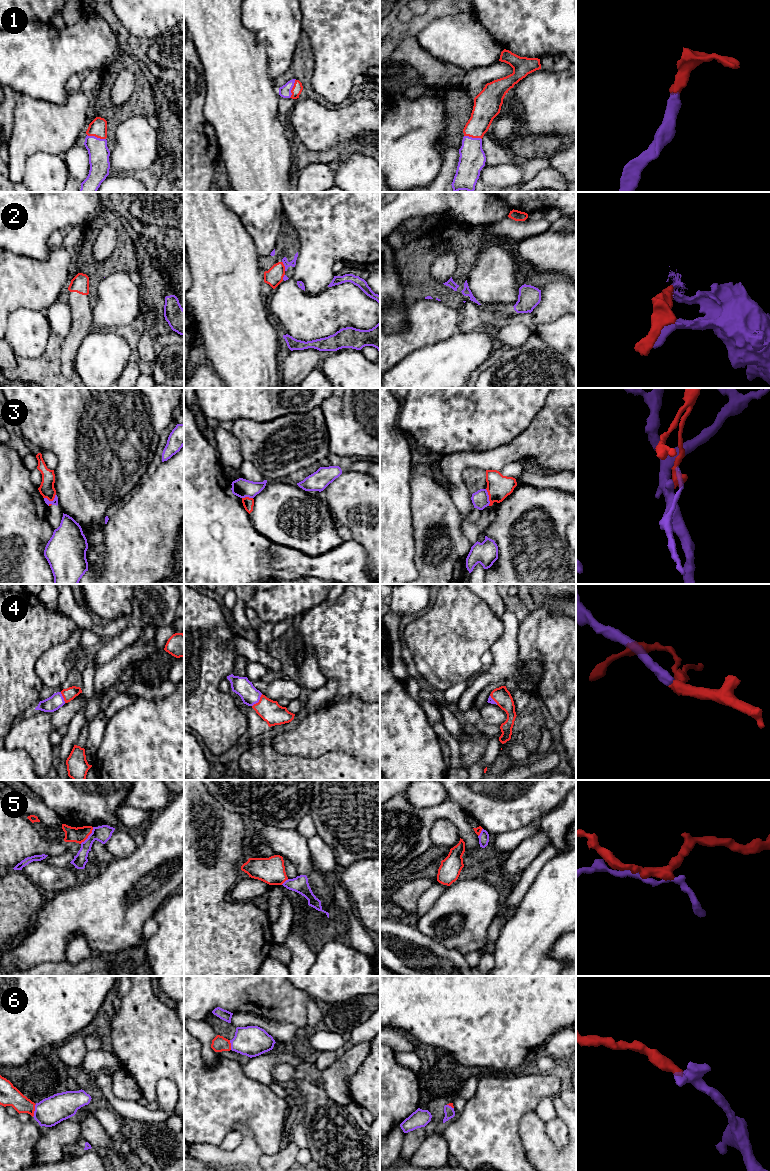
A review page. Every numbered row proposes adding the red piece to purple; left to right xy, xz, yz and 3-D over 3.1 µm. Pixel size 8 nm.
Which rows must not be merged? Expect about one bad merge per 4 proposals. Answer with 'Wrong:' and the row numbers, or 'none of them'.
Wrong: 2, 3, 5

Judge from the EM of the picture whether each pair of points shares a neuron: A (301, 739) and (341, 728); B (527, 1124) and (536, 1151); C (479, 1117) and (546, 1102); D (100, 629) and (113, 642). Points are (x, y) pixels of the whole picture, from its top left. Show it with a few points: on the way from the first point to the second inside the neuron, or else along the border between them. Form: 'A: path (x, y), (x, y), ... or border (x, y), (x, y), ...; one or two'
A: path (311, 738), (331, 728); one
B: path (532, 1131), (536, 1144); one
C: border (551, 1097), (544, 1097), (534, 1111); two
D: border (128, 624), (121, 631), (105, 640); two

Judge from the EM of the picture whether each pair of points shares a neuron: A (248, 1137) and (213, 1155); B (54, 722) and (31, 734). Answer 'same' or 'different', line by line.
A: same
B: same

